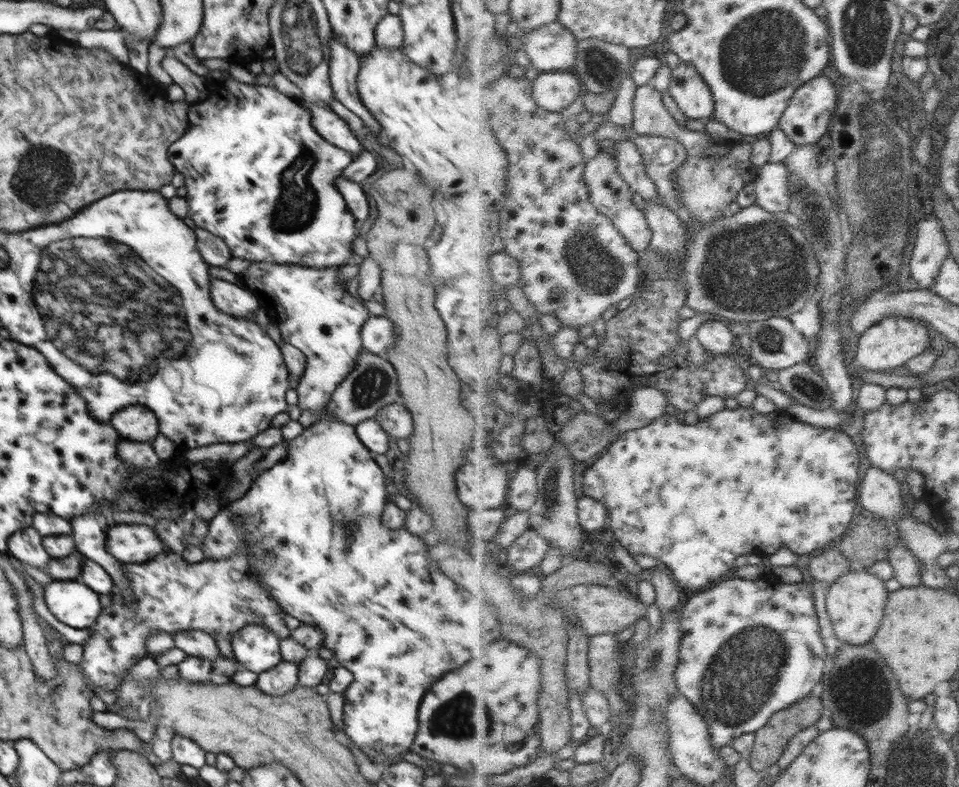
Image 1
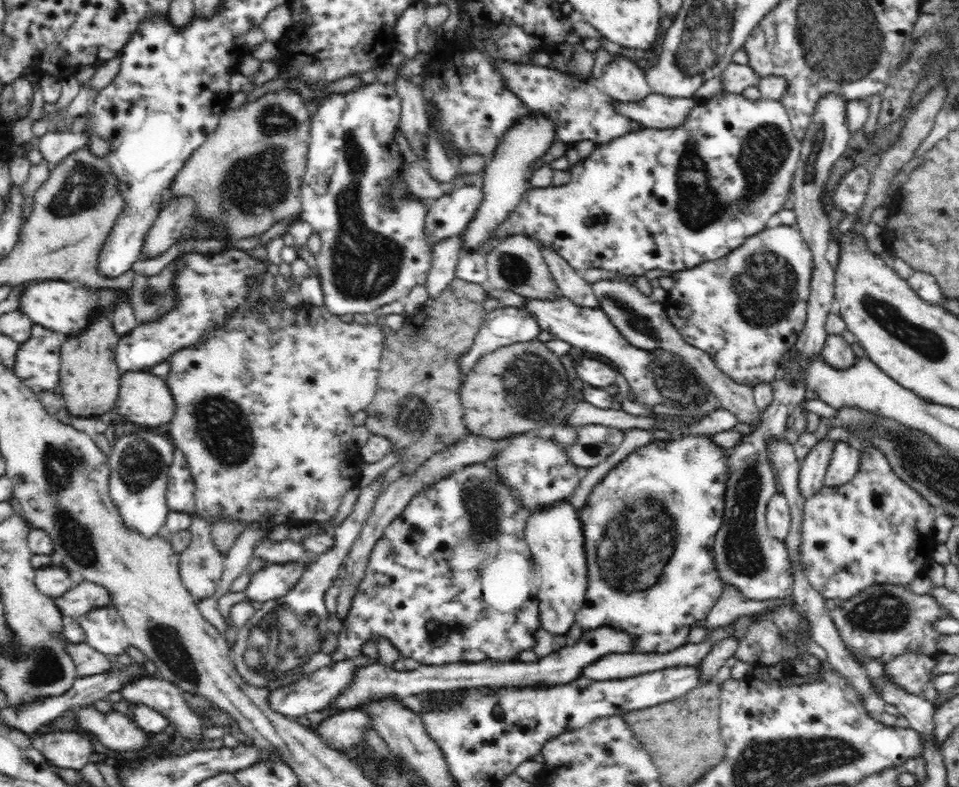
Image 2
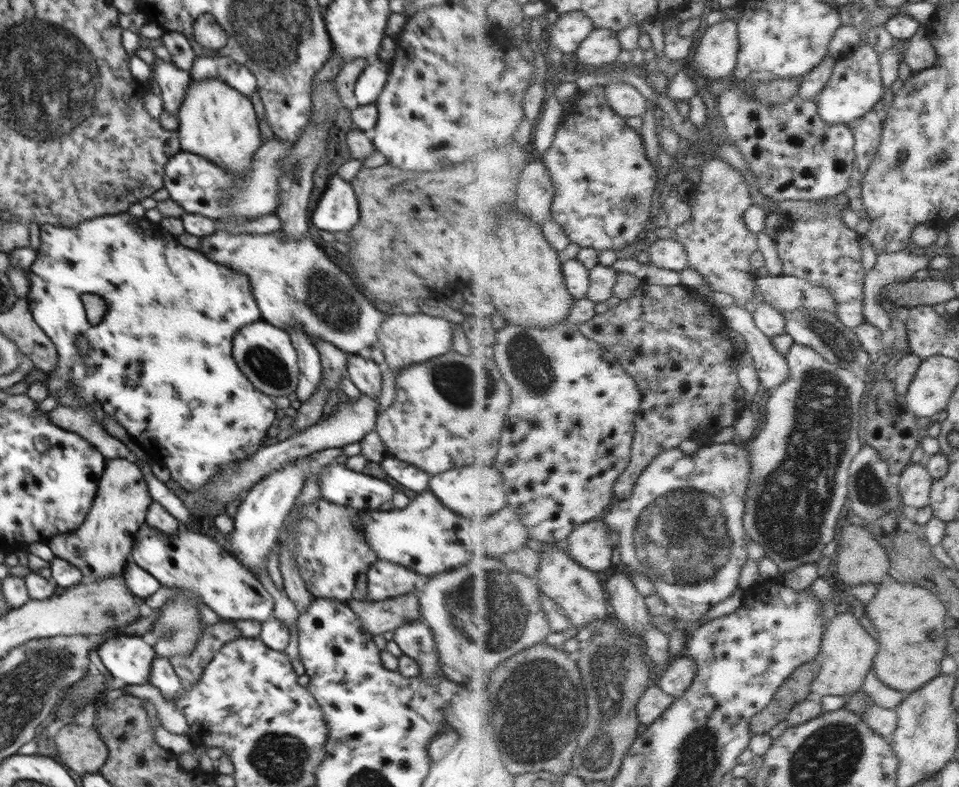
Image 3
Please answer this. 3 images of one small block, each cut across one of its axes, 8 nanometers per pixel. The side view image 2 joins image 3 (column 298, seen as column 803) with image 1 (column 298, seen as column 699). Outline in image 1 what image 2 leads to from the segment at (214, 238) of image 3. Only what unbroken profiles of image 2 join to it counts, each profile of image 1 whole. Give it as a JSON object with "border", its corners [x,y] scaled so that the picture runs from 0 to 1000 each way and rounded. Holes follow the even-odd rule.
{"border":[[[264,333],[264,335],[252,348],[252,365],[257,366],[270,385],[270,390],[274,391],[279,402],[286,402],[286,396],[282,399],[282,394],[288,394],[290,404],[290,418],[294,426],[296,435],[304,437],[316,447],[320,455],[319,468],[317,476],[311,483],[311,517],[315,522],[324,522],[328,525],[334,532],[327,540],[319,543],[313,557],[307,557],[304,562],[300,562],[298,579],[293,586],[290,586],[282,597],[269,604],[264,610],[262,619],[255,625],[255,629],[235,647],[231,647],[221,661],[218,662],[217,679],[215,684],[211,685],[212,694],[210,695],[213,701],[213,709],[225,713],[237,709],[245,703],[257,700],[260,695],[260,701],[267,705],[267,726],[265,732],[269,737],[269,742],[273,742],[273,747],[277,747],[282,752],[282,757],[292,767],[294,775],[298,781],[310,785],[315,794],[332,795],[336,798],[338,806],[338,817],[336,822],[342,823],[348,828],[348,835],[359,846],[361,851],[365,851],[369,859],[369,864],[363,874],[358,879],[359,882],[359,898],[358,898],[358,928],[361,935],[373,948],[380,958],[390,970],[393,975],[399,976],[409,972],[410,970],[417,968],[417,959],[428,956],[434,931],[437,925],[436,902],[440,892],[441,883],[444,882],[445,875],[449,873],[461,856],[475,851],[483,844],[486,844],[492,832],[498,831],[498,821],[507,825],[513,821],[519,813],[526,809],[526,794],[523,794],[522,783],[515,778],[515,765],[509,757],[507,747],[494,747],[486,738],[486,750],[480,750],[471,734],[467,734],[465,729],[461,729],[461,719],[459,715],[450,712],[445,706],[447,696],[450,695],[450,686],[446,680],[432,680],[428,676],[416,675],[411,676],[400,665],[398,665],[398,653],[401,643],[405,639],[403,618],[400,616],[400,601],[393,591],[388,581],[387,572],[372,555],[370,543],[365,539],[357,537],[355,532],[348,531],[341,526],[341,517],[346,507],[346,498],[355,485],[359,483],[371,466],[373,451],[375,446],[380,446],[376,432],[377,413],[382,410],[386,403],[385,395],[380,390],[376,382],[371,382],[368,379],[361,363],[351,353],[353,339],[343,339],[338,342],[320,341],[309,335],[285,335],[282,333]],[[486,752],[494,755],[496,752],[503,755],[503,760],[498,760],[498,765],[494,760],[488,760],[490,767],[486,767]]]}

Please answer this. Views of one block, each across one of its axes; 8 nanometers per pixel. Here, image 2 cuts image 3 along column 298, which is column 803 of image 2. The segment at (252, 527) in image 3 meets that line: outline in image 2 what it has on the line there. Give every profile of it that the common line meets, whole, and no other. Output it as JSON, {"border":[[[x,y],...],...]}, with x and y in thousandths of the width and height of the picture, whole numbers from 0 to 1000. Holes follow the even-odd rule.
{"border":[[[863,557],[853,560],[835,586],[832,616],[834,616],[834,626],[840,634],[860,618],[858,610],[868,582],[870,564],[871,562]]]}

